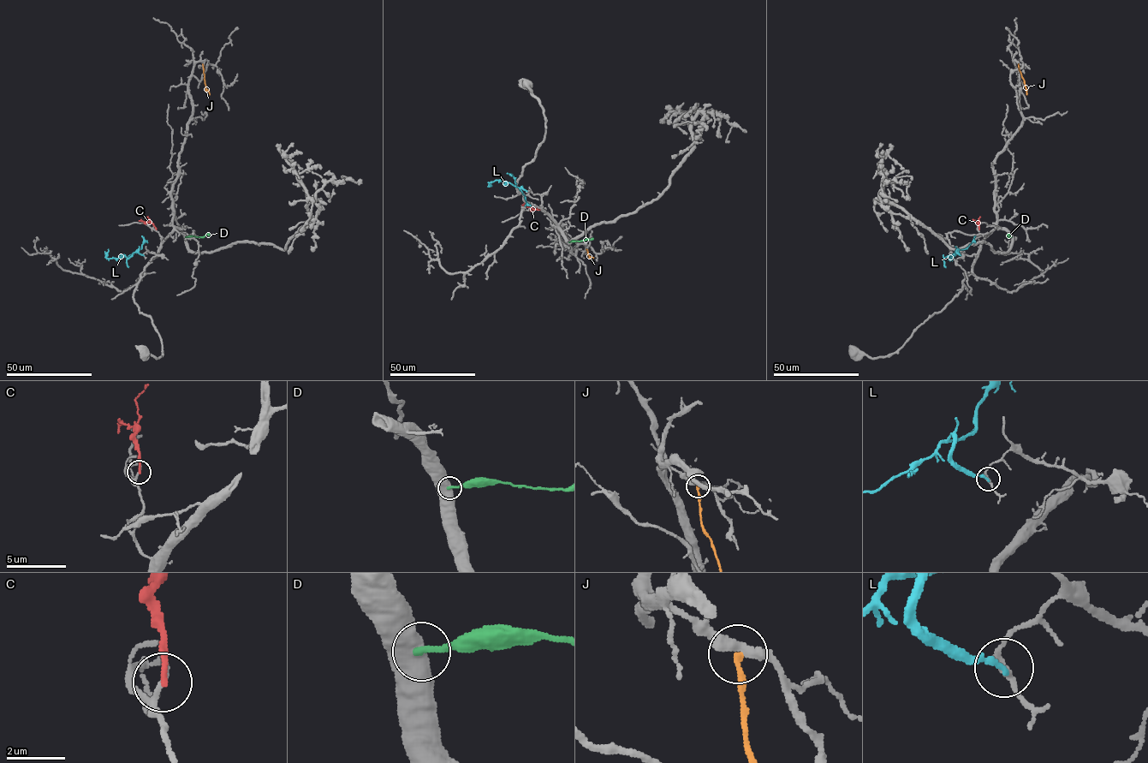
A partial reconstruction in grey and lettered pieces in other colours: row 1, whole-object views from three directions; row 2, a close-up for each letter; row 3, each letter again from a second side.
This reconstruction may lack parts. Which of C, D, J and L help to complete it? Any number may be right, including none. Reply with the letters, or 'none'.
L

